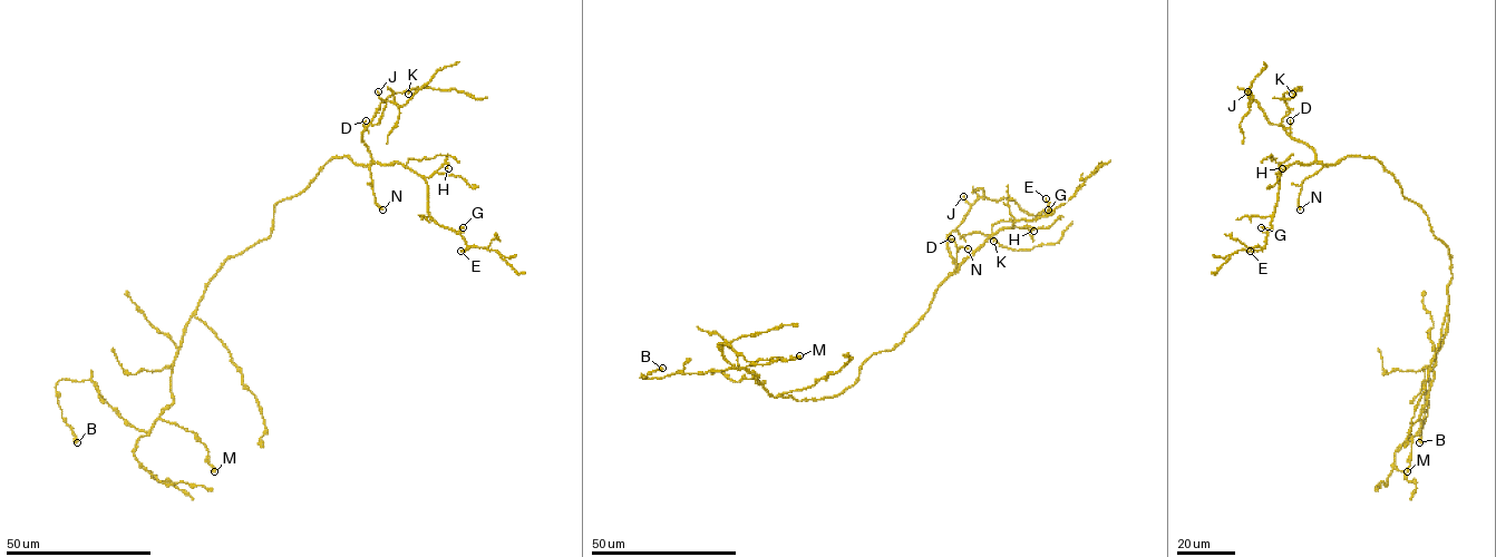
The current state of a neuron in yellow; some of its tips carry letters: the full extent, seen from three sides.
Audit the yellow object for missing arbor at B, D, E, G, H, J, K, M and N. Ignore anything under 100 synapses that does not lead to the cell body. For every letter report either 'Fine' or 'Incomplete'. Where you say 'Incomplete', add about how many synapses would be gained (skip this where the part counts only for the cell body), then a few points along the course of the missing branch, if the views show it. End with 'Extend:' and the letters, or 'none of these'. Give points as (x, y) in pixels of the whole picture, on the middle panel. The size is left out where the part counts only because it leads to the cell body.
B: Fine
D: Fine
E: Fine
G: Fine
H: Fine
J: Fine
K: Fine
M: Fine
N: Incomplete. Course of what is missing: (968, 248), (979, 241), (1026, 275), (1031, 286), (1047, 296)
Extend: N

